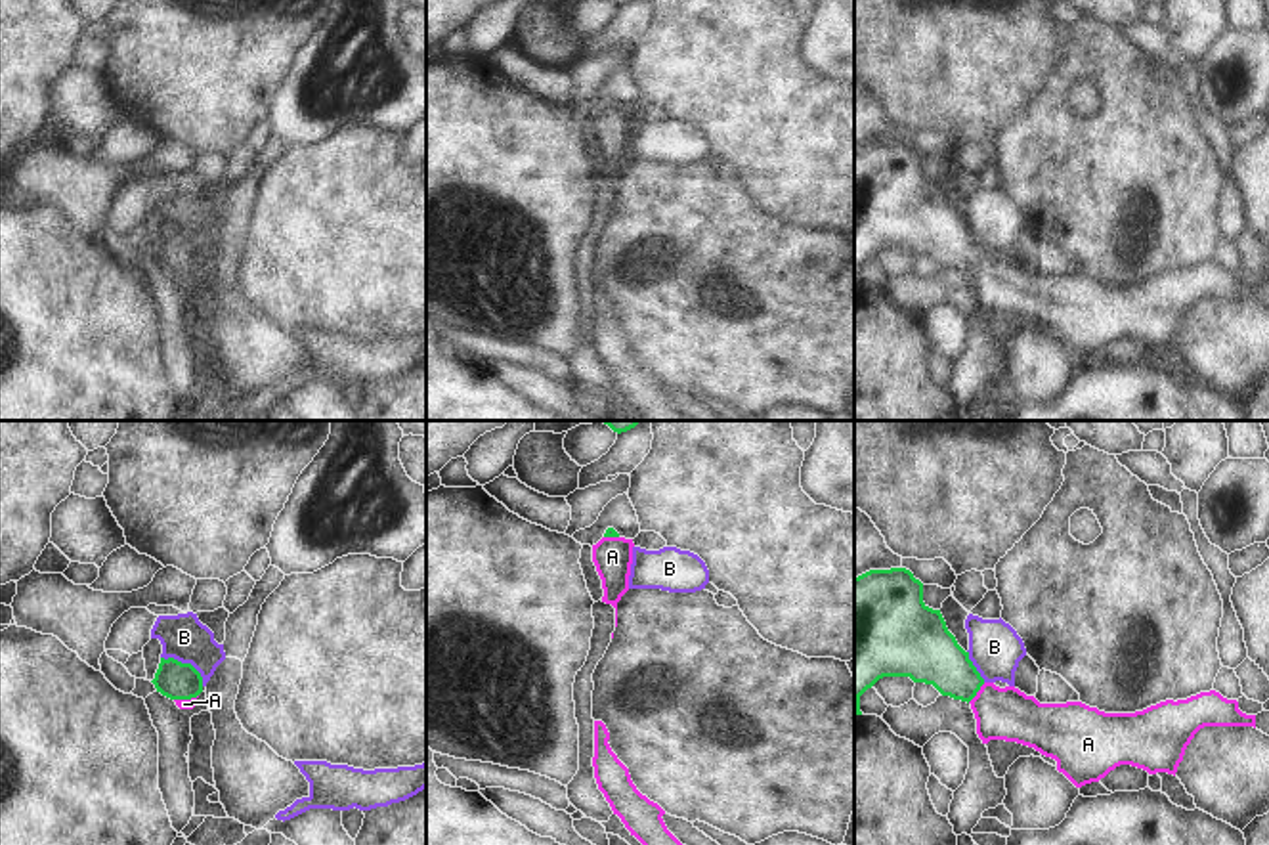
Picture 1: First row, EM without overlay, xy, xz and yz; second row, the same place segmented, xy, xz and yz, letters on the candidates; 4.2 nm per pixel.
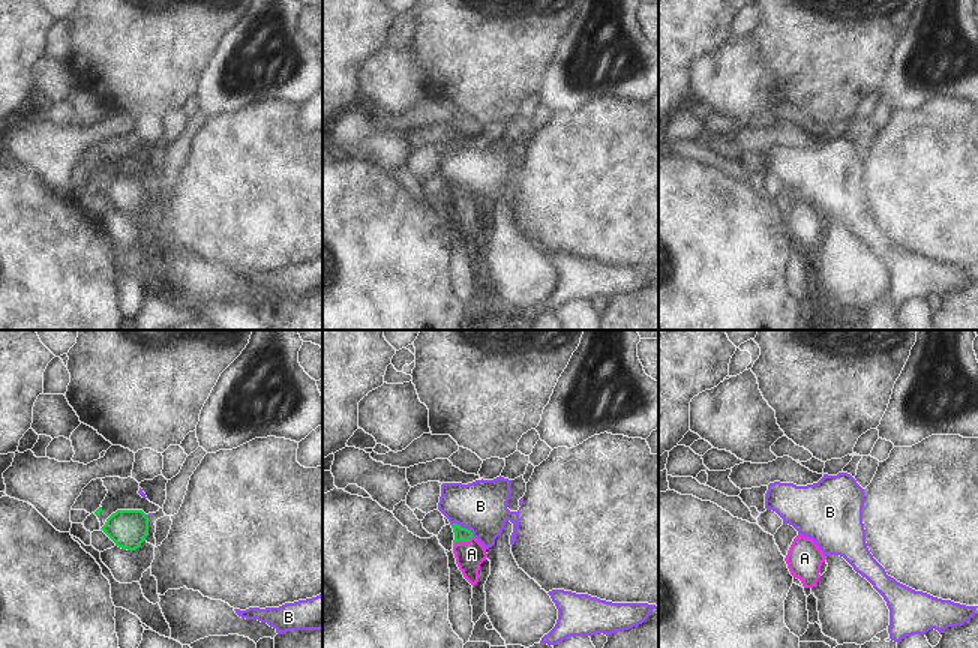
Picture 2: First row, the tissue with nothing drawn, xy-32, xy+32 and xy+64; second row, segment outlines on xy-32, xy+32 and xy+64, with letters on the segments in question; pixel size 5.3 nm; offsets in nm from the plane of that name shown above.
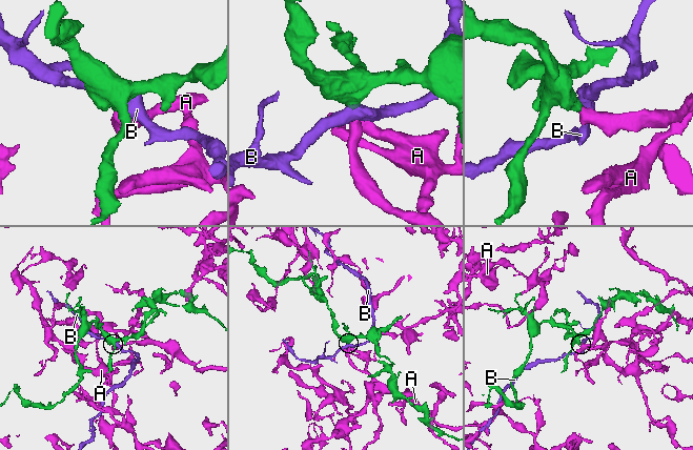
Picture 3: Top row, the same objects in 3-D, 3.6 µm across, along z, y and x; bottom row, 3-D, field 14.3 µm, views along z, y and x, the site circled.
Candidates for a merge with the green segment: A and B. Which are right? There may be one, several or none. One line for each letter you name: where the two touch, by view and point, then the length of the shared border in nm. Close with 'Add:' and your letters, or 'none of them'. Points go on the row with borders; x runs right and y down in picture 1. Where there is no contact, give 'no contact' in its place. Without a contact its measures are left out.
A: meets green in yz at (977, 691); contact 120 nm long
Add: A

